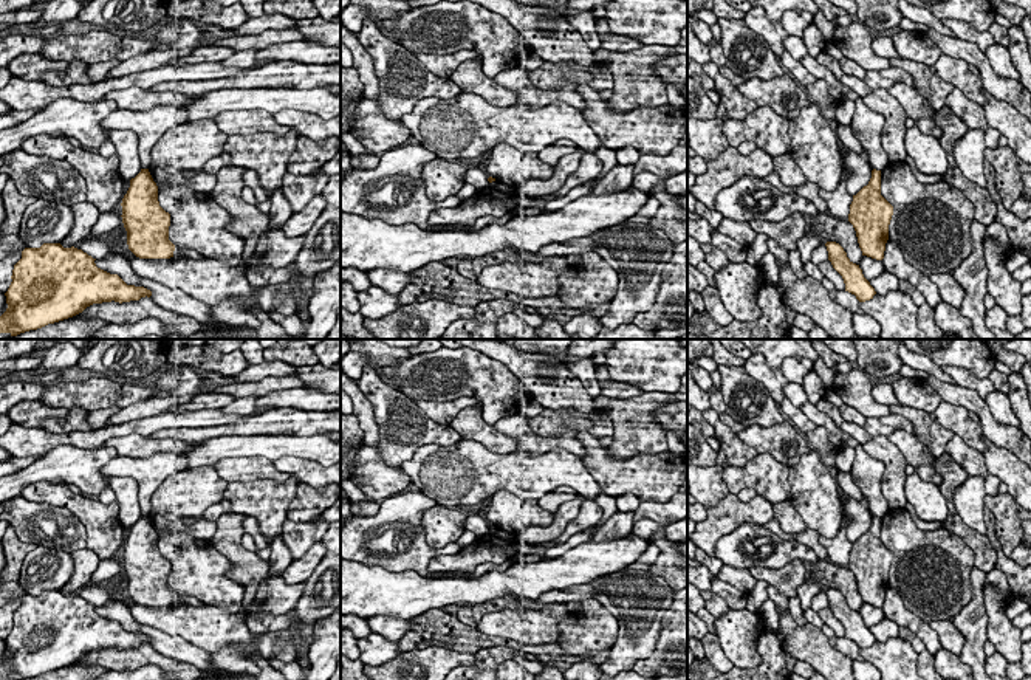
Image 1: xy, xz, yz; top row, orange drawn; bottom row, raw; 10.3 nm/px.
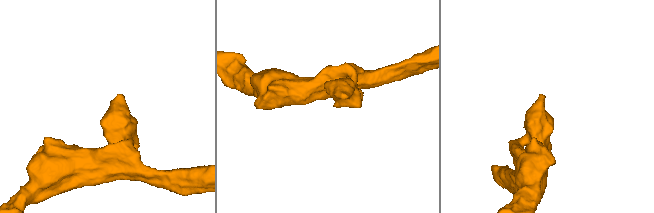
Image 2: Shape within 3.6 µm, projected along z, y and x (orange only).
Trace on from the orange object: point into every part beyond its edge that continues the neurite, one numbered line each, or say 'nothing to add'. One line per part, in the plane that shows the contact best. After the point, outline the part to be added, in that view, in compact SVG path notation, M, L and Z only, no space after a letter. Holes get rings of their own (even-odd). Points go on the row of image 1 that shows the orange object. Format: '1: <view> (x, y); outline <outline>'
nothing to add

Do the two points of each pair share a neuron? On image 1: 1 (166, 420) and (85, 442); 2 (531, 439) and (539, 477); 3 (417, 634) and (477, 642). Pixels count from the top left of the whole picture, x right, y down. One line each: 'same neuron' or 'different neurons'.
1: same neuron
2: different neurons
3: same neuron

